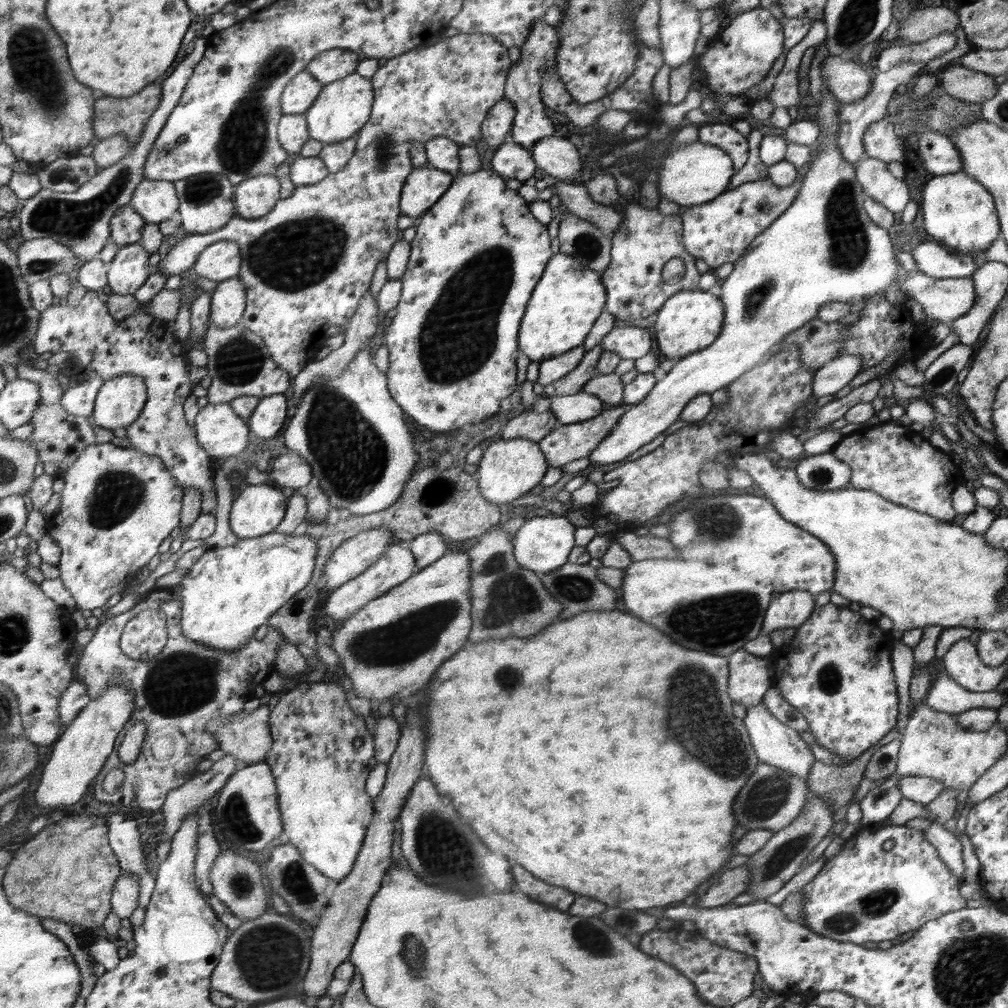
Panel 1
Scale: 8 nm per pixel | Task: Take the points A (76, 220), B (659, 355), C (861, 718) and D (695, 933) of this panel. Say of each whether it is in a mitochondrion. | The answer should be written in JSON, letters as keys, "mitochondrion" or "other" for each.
{"A":"mitochondrion","B":"other","C":"other","D":"other"}

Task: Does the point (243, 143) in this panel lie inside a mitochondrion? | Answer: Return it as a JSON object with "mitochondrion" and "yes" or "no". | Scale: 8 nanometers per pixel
{"mitochondrion":"yes"}

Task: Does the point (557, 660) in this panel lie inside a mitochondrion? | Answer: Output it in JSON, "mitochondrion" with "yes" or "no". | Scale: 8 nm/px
{"mitochondrion":"no"}

